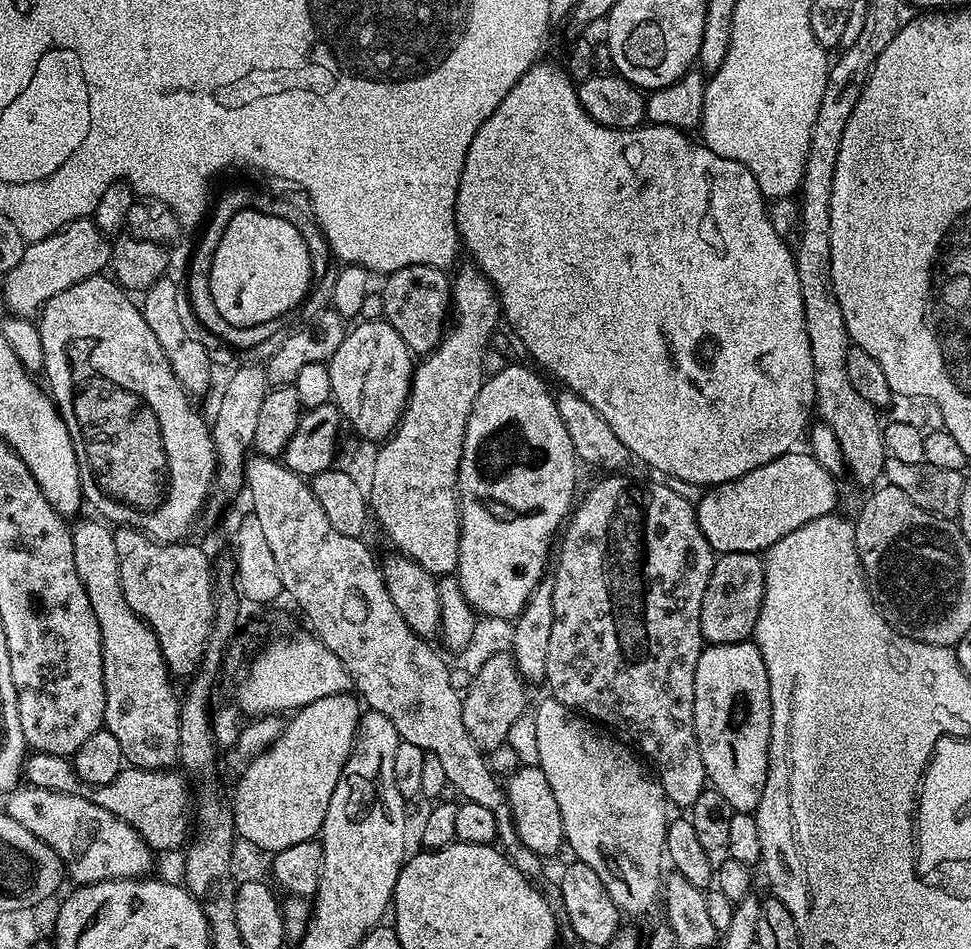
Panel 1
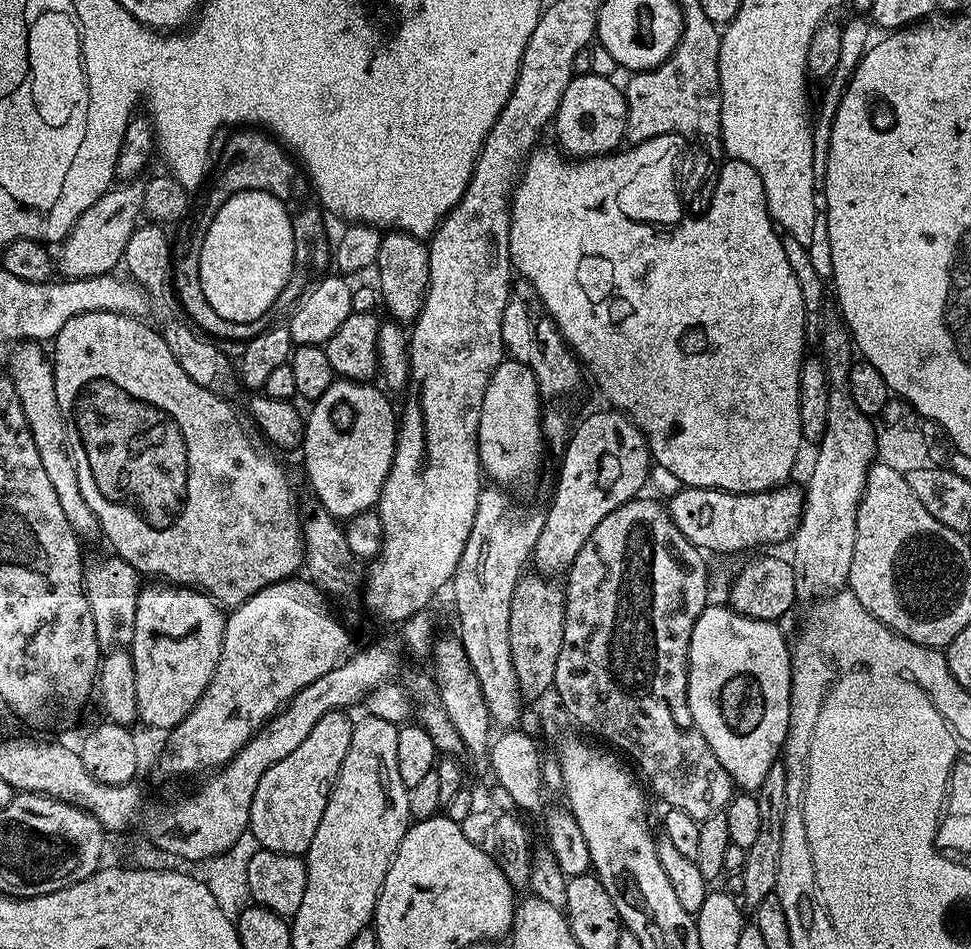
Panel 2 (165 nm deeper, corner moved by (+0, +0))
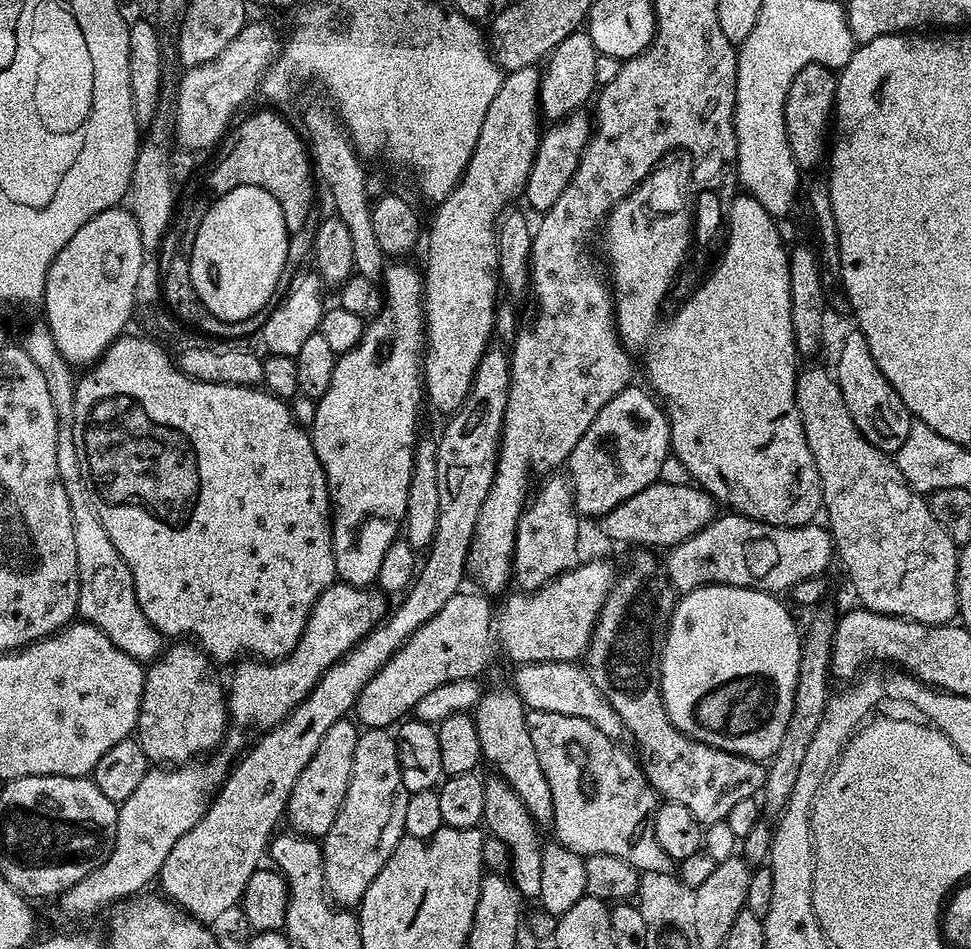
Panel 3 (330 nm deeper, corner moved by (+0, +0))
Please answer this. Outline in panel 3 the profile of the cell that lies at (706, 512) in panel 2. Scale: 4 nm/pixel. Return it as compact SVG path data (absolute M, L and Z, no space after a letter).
M656 481L608 512L602 518L602 524L605 534L618 542L667 550L704 528L715 517L714 507L716 502L712 496L697 485Z

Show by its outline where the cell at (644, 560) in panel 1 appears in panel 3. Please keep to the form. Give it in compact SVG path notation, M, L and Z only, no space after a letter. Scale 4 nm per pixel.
M636 550L632 556L632 561L628 564L628 573L621 575L617 579L616 583L612 585L610 591L608 591L608 597L606 602L602 606L599 618L596 619L596 628L592 632L592 639L588 642L588 650L586 653L586 669L590 676L591 682L594 682L598 690L606 698L606 701L614 708L615 711L621 716L621 720L624 723L627 735L633 736L636 739L636 744L640 747L639 755L642 757L642 767L645 776L648 777L648 781L651 782L653 790L659 794L665 801L677 804L678 806L686 806L686 810L690 810L690 814L694 814L694 818L701 826L707 826L718 822L719 820L727 820L730 814L730 809L734 807L738 802L742 802L745 798L753 798L763 789L764 779L768 773L767 767L759 760L751 760L749 756L736 756L732 752L727 752L721 748L715 748L709 744L704 744L700 740L696 740L693 736L687 736L684 732L681 732L677 725L671 724L668 721L668 715L664 709L664 703L662 702L662 694L660 693L660 655L664 649L664 636L668 632L668 623L672 617L672 611L676 608L676 601L678 599L678 593L673 588L670 581L668 581L667 575L662 567L659 559L655 560L651 556L653 554L648 550Z

